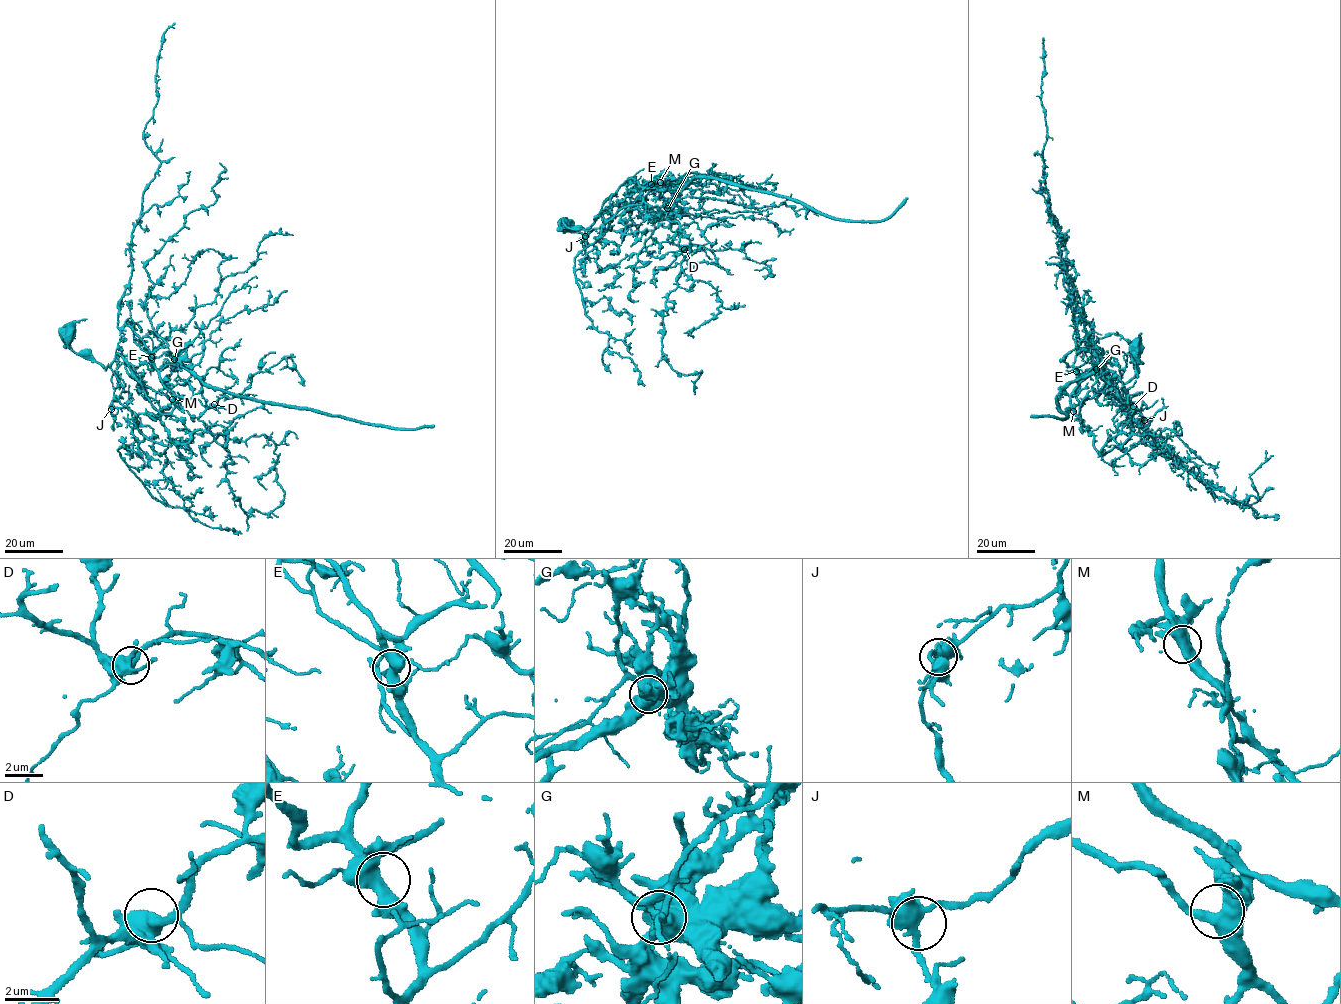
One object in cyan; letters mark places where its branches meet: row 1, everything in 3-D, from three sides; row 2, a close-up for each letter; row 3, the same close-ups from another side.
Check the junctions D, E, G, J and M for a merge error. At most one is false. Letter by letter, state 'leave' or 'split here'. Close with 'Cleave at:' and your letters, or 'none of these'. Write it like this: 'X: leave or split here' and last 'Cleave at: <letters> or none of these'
D: leave
E: leave
G: split here
J: leave
M: leave
Cleave at: G

